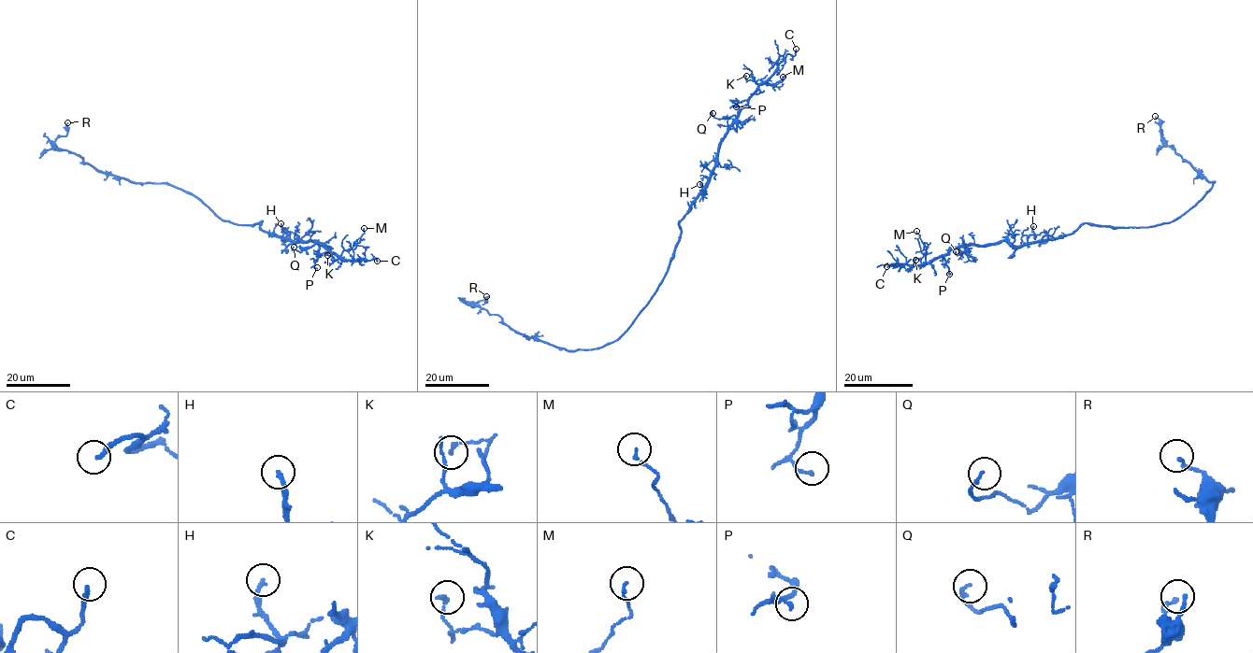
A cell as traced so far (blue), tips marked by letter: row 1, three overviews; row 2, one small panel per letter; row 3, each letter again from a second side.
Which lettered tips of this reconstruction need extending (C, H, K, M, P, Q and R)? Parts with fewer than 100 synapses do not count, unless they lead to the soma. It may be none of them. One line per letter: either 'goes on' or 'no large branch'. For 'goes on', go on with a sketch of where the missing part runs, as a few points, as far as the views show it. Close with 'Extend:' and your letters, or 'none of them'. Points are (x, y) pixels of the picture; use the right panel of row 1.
C: goes on
H: no large branch
K: no large branch
M: no large branch
P: no large branch
Q: no large branch
R: no large branch
Extend: C

